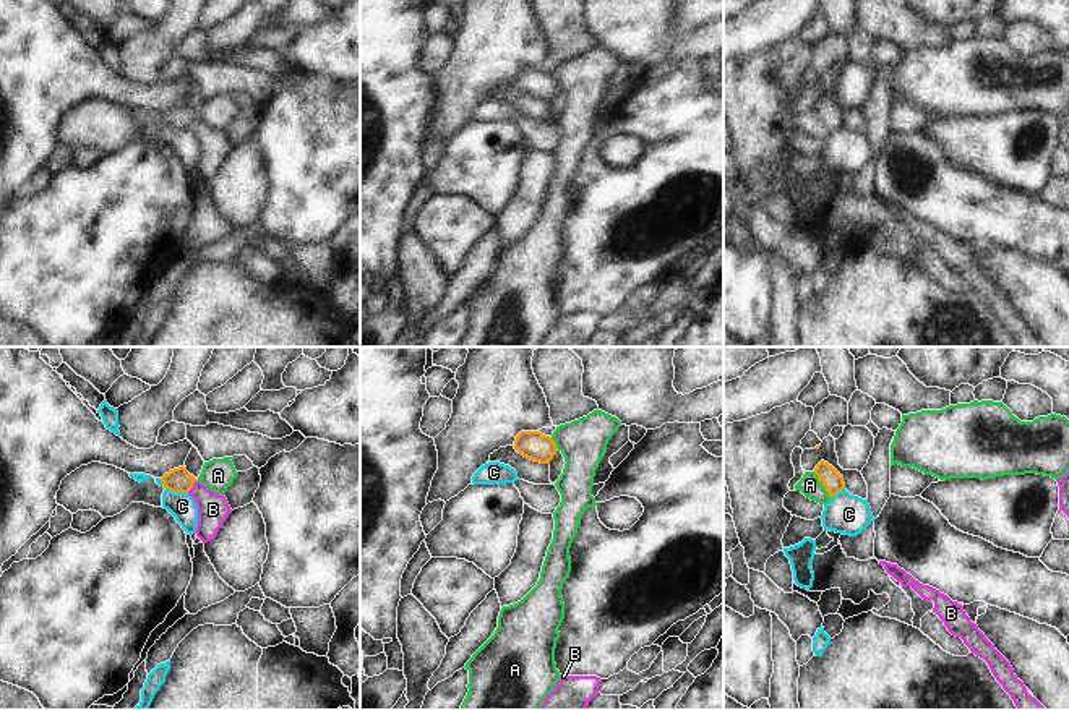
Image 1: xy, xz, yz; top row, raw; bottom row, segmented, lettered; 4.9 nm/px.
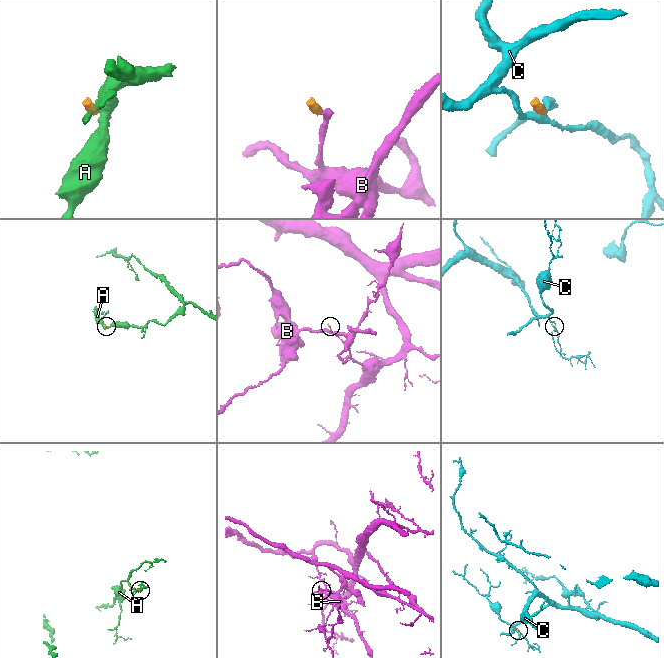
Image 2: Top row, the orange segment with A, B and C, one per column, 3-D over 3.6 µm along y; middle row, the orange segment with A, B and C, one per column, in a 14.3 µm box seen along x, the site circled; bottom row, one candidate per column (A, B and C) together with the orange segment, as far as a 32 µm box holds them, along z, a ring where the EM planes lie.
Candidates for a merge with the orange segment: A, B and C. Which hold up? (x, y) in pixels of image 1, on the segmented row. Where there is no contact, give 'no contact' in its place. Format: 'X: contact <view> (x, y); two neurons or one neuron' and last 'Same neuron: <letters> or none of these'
A: contact yz (823, 485); two neurons
B: contact xy (192, 487); one neuron
C: contact xy (172, 490); two neurons
Same neuron: B

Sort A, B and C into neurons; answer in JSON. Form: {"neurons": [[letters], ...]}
{"neurons": [["A"], ["B"], ["C"]]}

